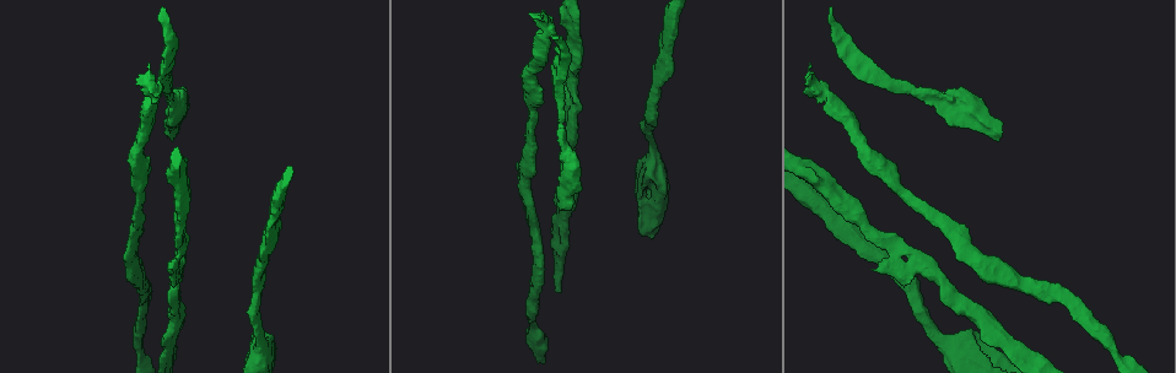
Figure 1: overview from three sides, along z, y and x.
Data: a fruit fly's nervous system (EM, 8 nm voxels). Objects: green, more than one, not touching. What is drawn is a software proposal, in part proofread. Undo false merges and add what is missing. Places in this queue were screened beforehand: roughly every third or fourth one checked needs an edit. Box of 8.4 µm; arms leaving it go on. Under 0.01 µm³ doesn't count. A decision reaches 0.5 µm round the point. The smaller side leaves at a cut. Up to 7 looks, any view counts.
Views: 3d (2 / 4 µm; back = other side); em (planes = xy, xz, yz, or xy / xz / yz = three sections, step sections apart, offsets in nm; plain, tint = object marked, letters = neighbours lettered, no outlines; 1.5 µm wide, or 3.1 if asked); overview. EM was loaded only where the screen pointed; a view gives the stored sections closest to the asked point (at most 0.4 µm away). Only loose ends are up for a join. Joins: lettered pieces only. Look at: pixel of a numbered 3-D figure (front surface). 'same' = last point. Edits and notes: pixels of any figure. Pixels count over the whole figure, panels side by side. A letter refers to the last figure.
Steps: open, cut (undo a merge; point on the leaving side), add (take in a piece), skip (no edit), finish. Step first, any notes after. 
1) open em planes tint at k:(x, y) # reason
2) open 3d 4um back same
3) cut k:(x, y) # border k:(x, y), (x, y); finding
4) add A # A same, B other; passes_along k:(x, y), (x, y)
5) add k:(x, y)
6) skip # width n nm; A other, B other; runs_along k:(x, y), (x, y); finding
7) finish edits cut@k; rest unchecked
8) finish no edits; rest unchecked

open em planes letters at 1:(872, 270) # an open end

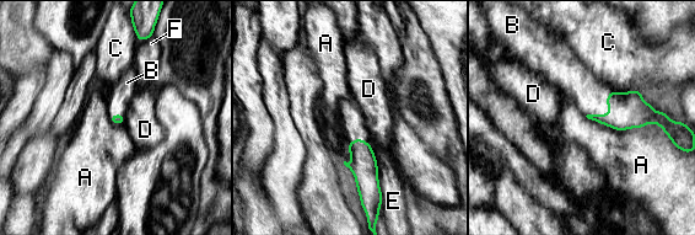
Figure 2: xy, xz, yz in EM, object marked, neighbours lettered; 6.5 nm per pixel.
skip # A other, B other, C other, D other, E other, F other; none of them fits

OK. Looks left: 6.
open 3d 4um at 1:(961, 350) # thick turns thin

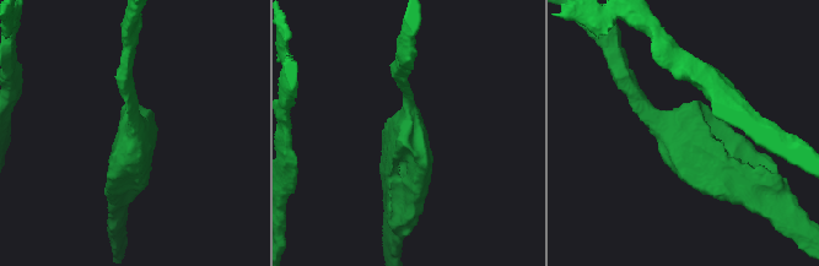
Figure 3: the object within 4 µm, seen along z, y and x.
open em 3.1um xy step 8 tint at 3:(137, 134) # need the tissue

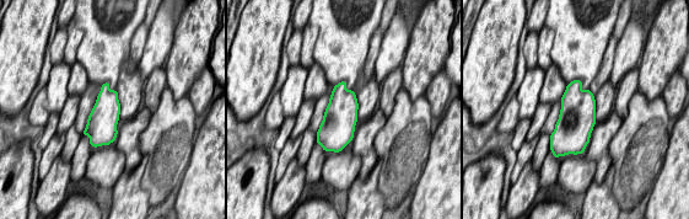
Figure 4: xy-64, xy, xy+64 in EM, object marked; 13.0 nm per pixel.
open em 3.1um planes letters same # cut it another way

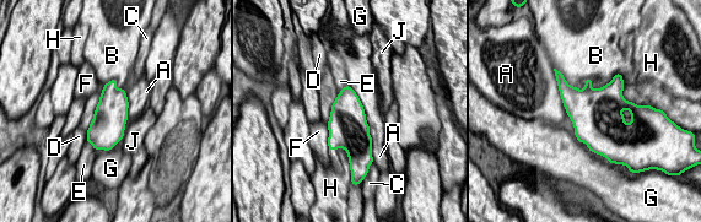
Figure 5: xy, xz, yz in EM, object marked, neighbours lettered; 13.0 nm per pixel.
skip # width 440 nm; A other, B other, C other, D other, E other, F other, G other, H other, J other; one neuron here

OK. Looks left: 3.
open 3d 4um back at 1:(173, 137) # an open end

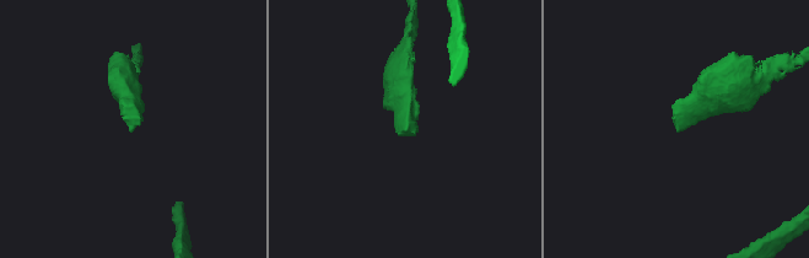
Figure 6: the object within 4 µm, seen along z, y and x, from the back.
open em planes letters at 6:(130, 130) # shape alone is not enough

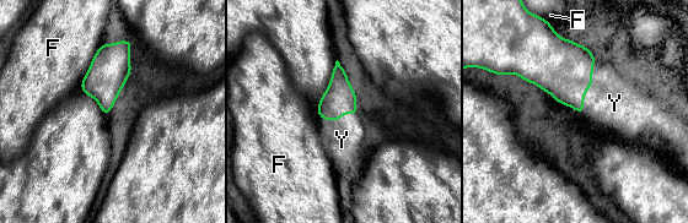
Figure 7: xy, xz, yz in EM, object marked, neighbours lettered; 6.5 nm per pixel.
add Y # longest_contact Y 380 nm; F other, Y same; passes_along 7:(562, 68), (590, 87), (614, 103); the neuron continues

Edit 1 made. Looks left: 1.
finish edits add@7; rest unchecked

